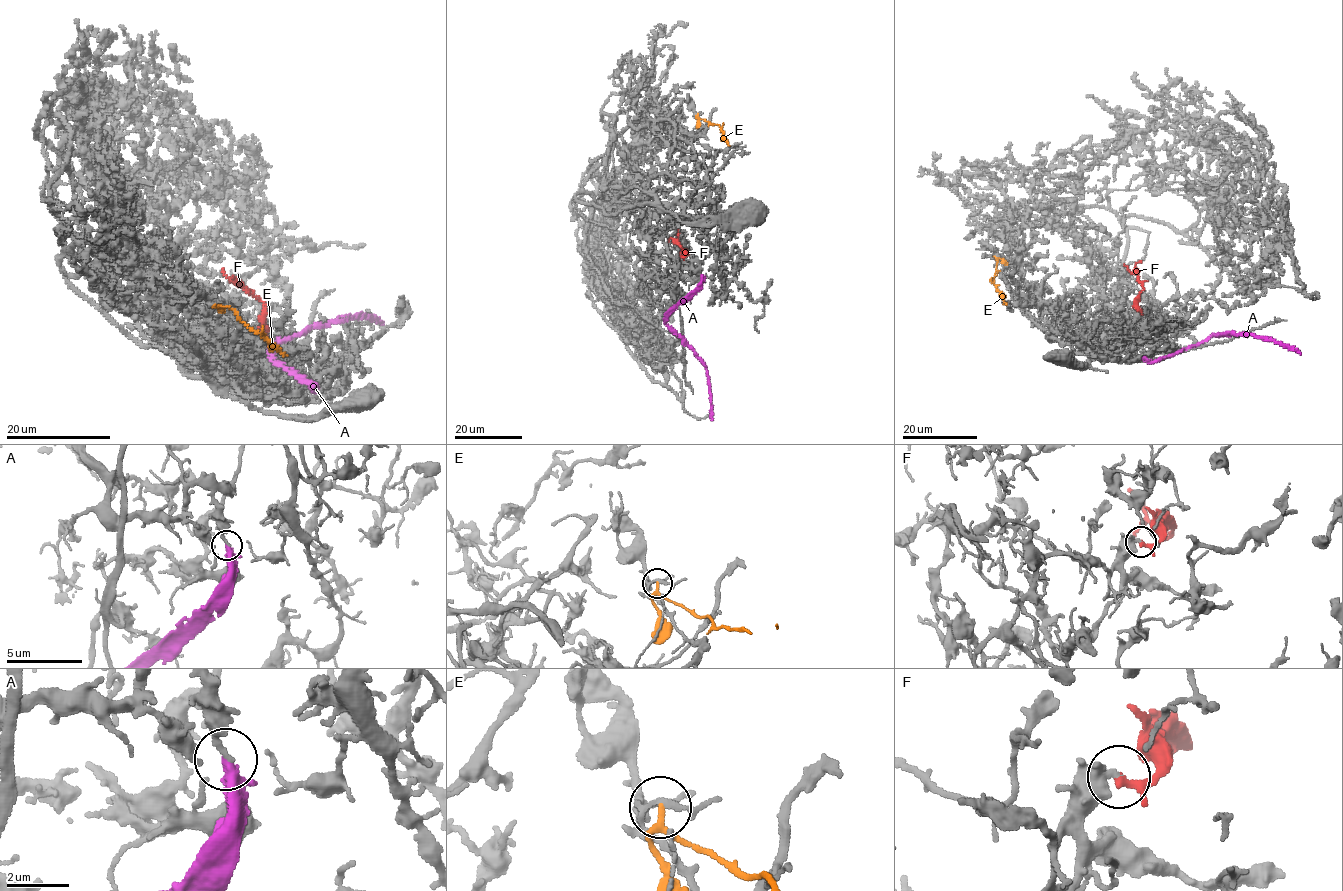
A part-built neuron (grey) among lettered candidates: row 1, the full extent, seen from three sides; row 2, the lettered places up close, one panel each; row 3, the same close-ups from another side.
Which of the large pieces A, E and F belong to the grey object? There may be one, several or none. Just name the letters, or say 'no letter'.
F

